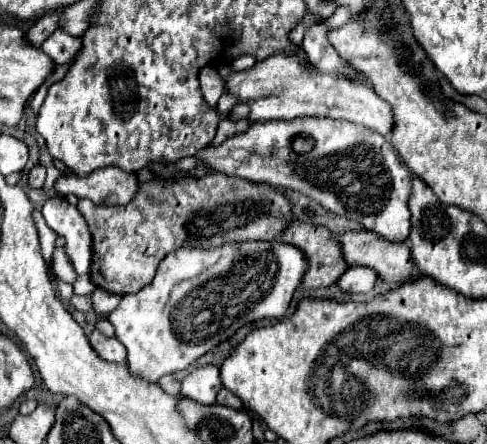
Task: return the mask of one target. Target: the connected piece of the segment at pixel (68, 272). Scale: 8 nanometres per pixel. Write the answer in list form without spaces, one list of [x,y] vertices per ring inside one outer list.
[[[60,249],[54,251],[54,257],[52,257],[52,269],[54,269],[54,273],[56,273],[62,281],[74,283],[76,271],[74,271],[70,259],[66,257],[66,251],[60,251]]]

